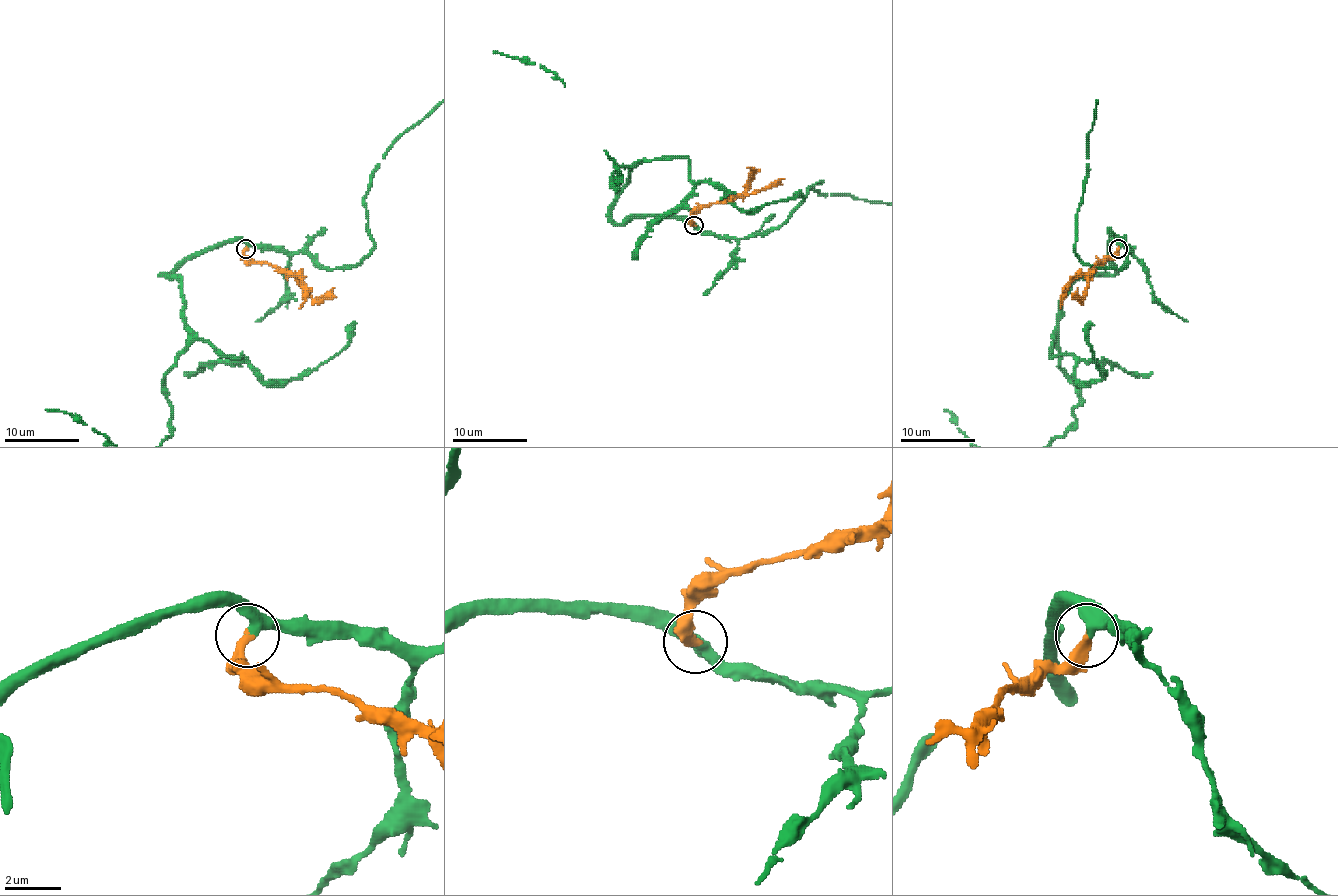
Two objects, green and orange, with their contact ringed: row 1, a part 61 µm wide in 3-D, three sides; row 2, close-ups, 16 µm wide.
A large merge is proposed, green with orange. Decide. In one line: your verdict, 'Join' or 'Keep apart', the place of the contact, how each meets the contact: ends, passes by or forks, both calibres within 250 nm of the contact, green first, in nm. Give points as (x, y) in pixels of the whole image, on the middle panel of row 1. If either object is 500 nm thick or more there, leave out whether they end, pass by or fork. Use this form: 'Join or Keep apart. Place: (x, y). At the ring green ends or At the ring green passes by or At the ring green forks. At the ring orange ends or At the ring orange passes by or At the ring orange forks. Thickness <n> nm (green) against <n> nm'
Join. Place: (693, 225). At the ring green passes by. At the ring orange ends. Thickness 360 nm (green) against 360 nm

